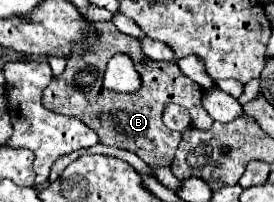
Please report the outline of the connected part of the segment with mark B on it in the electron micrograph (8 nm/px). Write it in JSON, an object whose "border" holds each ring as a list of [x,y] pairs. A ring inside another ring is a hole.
{"border":[[[112,21],[94,23],[94,25],[96,31],[100,33],[100,45],[96,45],[92,53],[86,53],[82,57],[68,57],[64,75],[52,79],[52,83],[42,95],[42,103],[54,113],[64,113],[90,125],[90,129],[98,135],[102,145],[132,151],[150,167],[170,167],[178,143],[182,141],[182,133],[164,127],[162,109],[166,103],[180,103],[190,111],[192,117],[190,127],[200,131],[210,129],[214,121],[208,115],[208,111],[204,111],[200,85],[194,83],[190,77],[186,77],[176,63],[148,59],[142,51],[140,41],[120,33]],[[116,53],[126,53],[134,59],[136,71],[142,77],[140,91],[124,95],[124,93],[114,93],[102,85],[106,63]]]}

